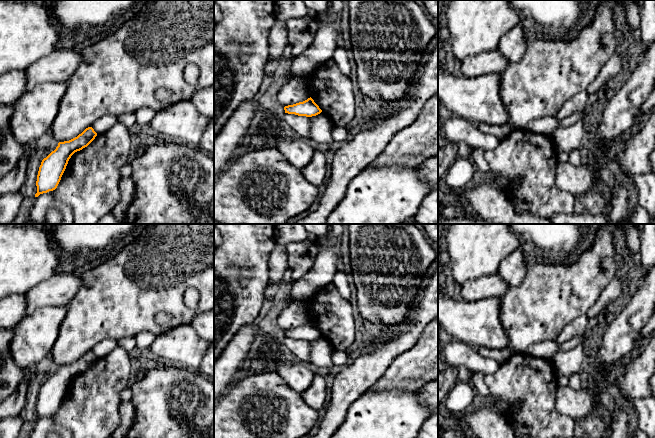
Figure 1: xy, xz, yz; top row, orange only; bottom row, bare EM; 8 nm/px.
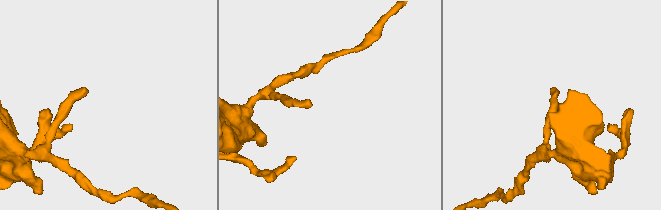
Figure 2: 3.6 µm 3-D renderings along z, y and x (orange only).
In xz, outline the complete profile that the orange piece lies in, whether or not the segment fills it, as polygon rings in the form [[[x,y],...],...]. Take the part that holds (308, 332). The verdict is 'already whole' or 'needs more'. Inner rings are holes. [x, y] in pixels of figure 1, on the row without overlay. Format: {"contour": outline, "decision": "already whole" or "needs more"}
{"contour": [[[310,321],[303,326],[299,326],[293,329],[288,329],[284,331],[285,337],[295,338],[298,340],[312,341],[320,338],[322,334]]], "decision": "already whole"}

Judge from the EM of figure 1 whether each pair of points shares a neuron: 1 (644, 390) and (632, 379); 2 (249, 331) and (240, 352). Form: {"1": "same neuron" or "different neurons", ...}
{"1": "same neuron", "2": "same neuron"}

